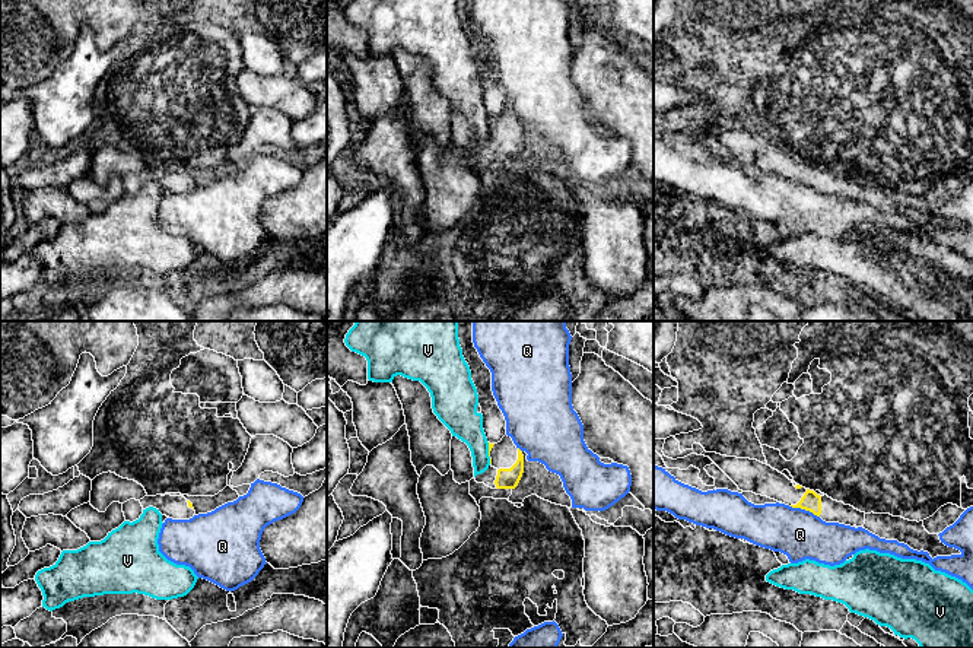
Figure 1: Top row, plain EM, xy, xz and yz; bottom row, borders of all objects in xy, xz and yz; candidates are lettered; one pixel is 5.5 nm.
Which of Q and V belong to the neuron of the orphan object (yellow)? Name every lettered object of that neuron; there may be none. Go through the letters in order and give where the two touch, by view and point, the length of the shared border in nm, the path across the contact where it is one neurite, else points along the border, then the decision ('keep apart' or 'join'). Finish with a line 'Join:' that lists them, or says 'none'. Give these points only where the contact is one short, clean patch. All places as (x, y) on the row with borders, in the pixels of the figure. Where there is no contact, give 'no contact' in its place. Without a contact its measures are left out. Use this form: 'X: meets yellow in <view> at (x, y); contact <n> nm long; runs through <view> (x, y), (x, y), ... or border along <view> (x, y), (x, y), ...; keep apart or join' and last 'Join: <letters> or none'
Q: meets yellow in yz at (805, 510); contact 170 nm long; border along yz (791, 505), (808, 510), (819, 517); keep apart
V: meets yellow in xz at (489, 453); contact 120 nm long; border along xz (487, 442), (490, 463); keep apart
Join: none

